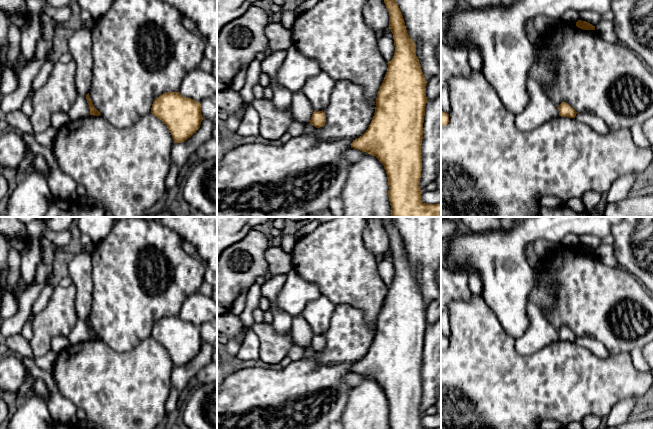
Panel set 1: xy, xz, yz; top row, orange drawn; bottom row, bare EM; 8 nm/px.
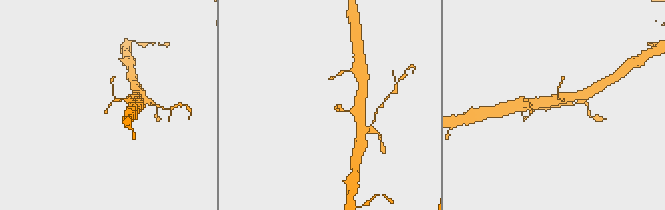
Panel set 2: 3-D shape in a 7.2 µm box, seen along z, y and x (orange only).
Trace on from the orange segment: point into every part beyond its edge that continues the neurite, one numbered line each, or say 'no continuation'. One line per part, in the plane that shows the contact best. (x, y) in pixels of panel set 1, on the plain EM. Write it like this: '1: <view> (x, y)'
no continuation

